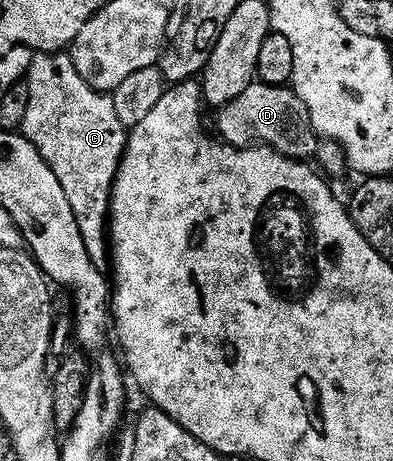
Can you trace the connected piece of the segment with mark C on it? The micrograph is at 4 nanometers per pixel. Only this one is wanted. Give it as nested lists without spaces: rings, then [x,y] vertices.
[[[66,53],[35,54],[28,76],[30,96],[28,97],[28,113],[24,117],[21,134],[44,157],[44,161],[56,173],[56,181],[64,185],[64,189],[72,193],[75,204],[81,205],[90,195],[90,178],[94,175],[94,227],[105,232],[110,218],[110,193],[114,190],[114,177],[118,174],[118,164],[126,151],[128,129],[116,117],[112,94],[92,89],[80,73],[76,73],[76,65]]]

